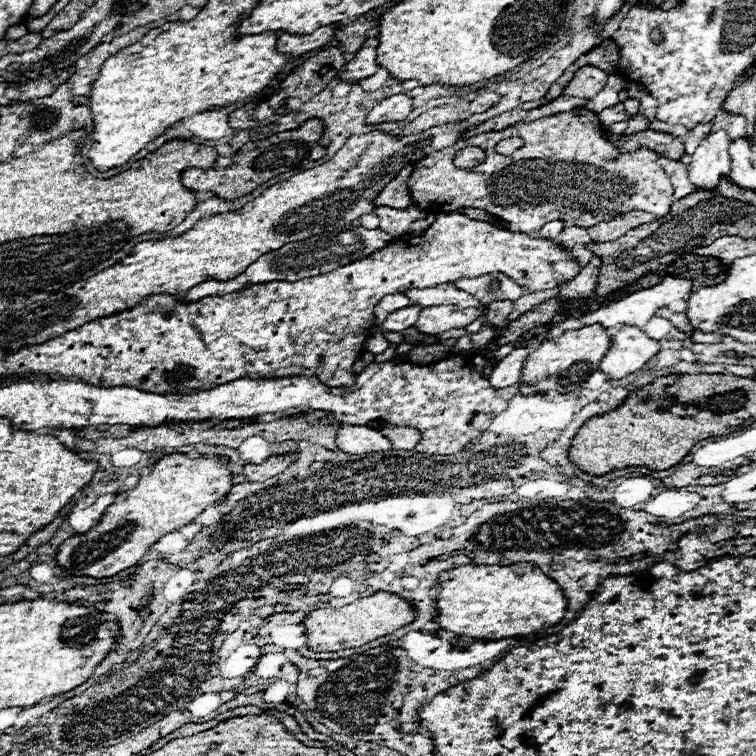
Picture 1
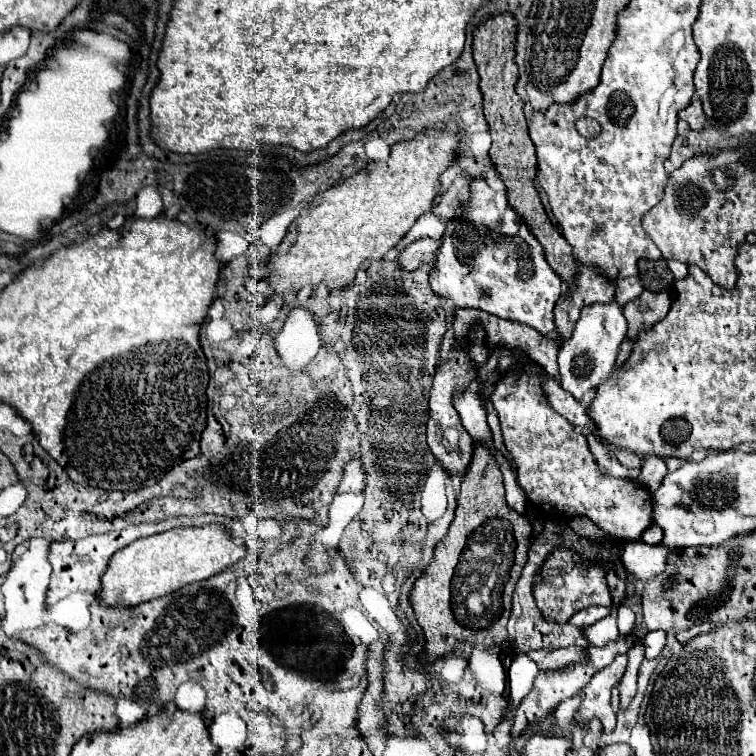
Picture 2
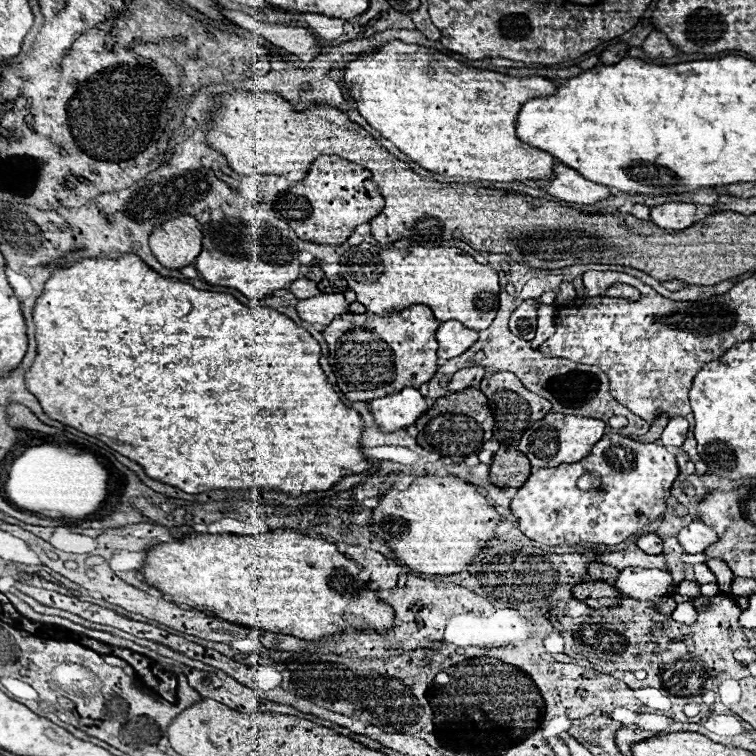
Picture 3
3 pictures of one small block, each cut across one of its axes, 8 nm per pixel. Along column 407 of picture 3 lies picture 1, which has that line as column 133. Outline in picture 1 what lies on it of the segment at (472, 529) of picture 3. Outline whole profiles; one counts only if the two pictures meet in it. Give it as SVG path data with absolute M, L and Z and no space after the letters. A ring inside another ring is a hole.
M168 454L164 458L160 458L148 476L142 476L136 484L134 490L116 494L116 500L112 506L108 506L106 514L102 516L102 520L88 532L78 534L68 538L58 550L56 550L56 560L62 568L66 568L68 572L72 572L74 576L92 576L92 578L106 578L106 576L114 576L130 566L136 566L138 560L144 556L144 552L156 544L162 536L194 522L194 518L198 514L204 512L204 508L208 508L210 504L216 504L218 500L222 500L228 490L234 486L232 484L232 472L228 470L228 456L216 456L216 458L188 458L186 454Z

